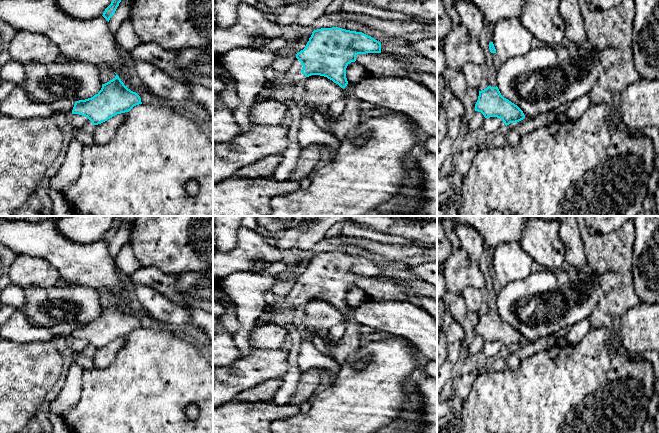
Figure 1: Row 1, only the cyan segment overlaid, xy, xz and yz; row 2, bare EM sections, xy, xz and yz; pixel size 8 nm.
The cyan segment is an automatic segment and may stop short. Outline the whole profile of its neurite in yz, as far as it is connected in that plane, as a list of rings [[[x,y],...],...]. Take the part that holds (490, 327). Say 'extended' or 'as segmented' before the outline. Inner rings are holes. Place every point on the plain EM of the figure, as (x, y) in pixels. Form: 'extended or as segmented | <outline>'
as segmented | [[[488,310],[479,315],[475,335],[481,336],[485,342],[500,342],[507,350],[525,342],[523,335],[514,327],[504,322],[498,311]]]

